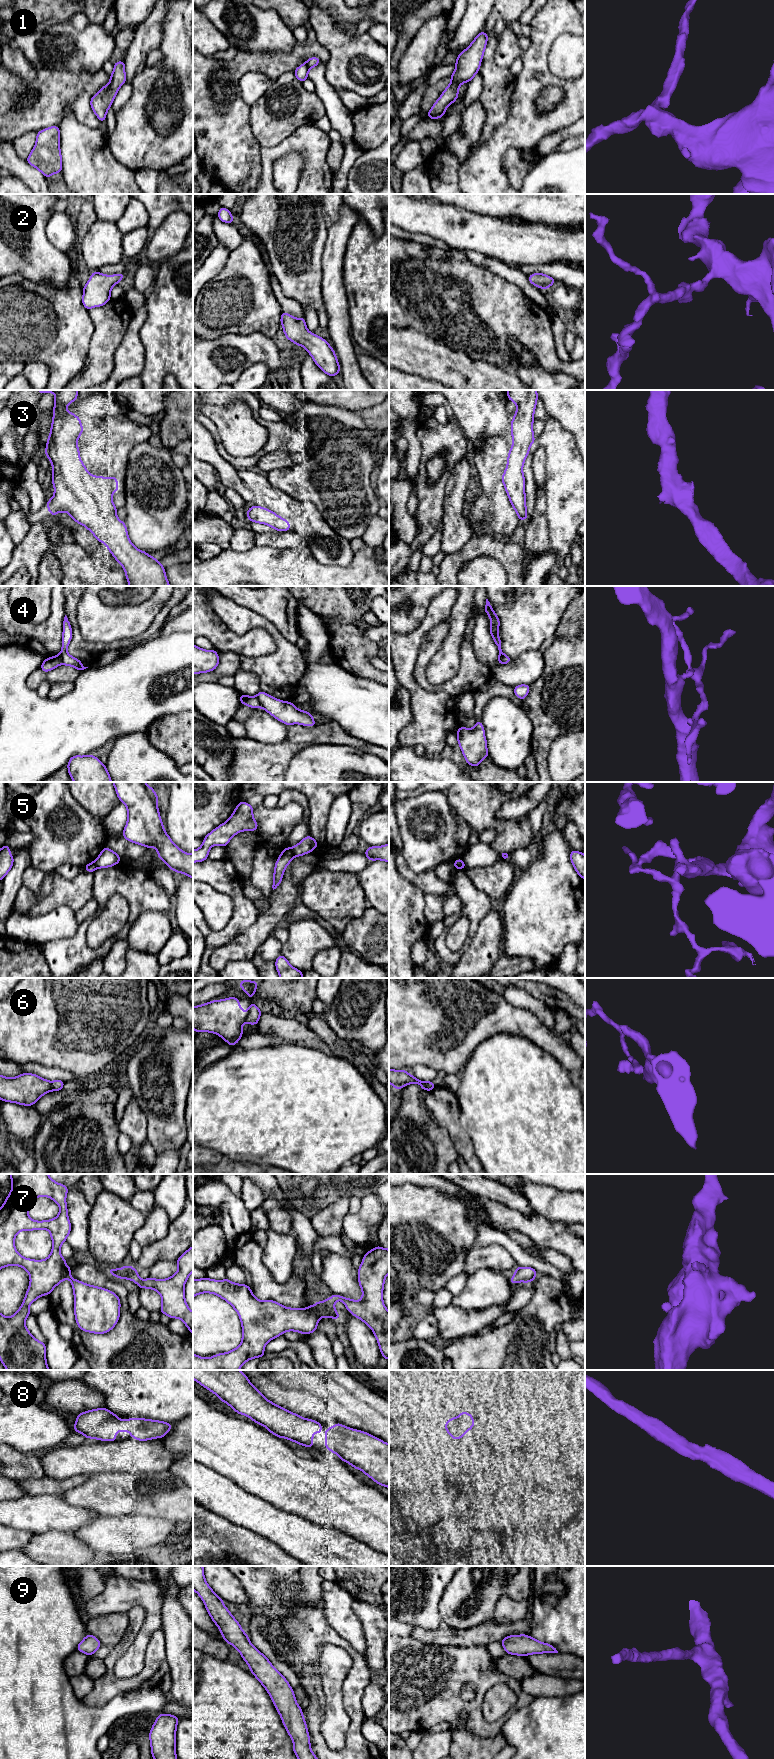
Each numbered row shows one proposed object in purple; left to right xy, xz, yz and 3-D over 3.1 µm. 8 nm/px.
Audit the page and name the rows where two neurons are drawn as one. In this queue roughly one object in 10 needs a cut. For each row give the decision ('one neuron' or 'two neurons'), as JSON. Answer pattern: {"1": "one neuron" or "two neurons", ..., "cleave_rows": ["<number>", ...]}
{"1": "one neuron", "2": "one neuron", "3": "one neuron", "4": "two neurons", "5": "two neurons", "6": "two neurons", "7": "one neuron", "8": "one neuron", "9": "one neuron", "cleave_rows": ["4", "5", "6"]}

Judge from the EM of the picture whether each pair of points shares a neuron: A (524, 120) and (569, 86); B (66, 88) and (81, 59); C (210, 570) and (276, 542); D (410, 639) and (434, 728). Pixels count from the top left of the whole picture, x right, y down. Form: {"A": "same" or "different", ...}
{"A": "same", "B": "different", "C": "different", "D": "same"}

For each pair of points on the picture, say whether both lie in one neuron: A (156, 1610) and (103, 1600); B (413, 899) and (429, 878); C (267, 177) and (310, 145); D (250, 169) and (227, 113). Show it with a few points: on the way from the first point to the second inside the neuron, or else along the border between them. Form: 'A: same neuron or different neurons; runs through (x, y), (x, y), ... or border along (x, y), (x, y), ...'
A: same neuron; runs through (143, 1599), (116, 1599)
B: different neurons; border along (401, 875), (417, 885), (425, 893)
C: same neuron; runs through (267, 163), (285, 146), (296, 145)
D: same neuron; runs through (236, 155), (227, 146), (227, 127)

